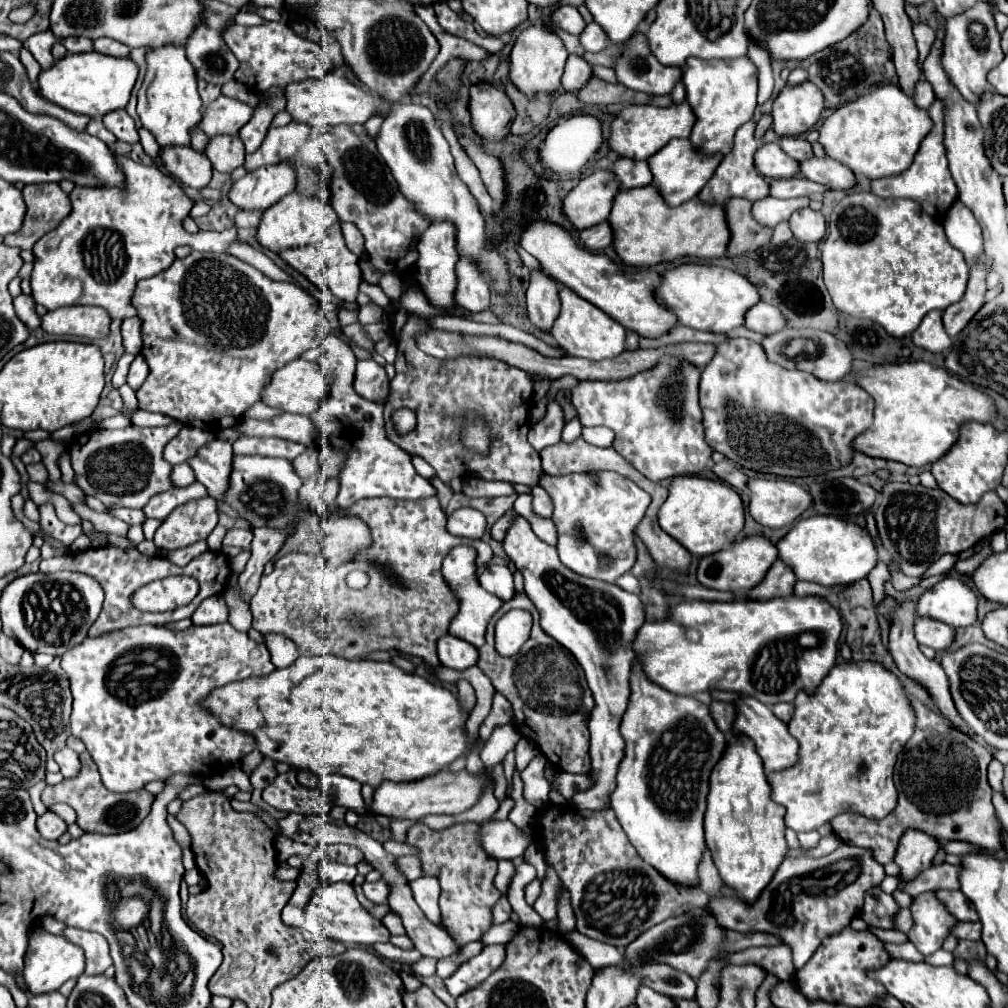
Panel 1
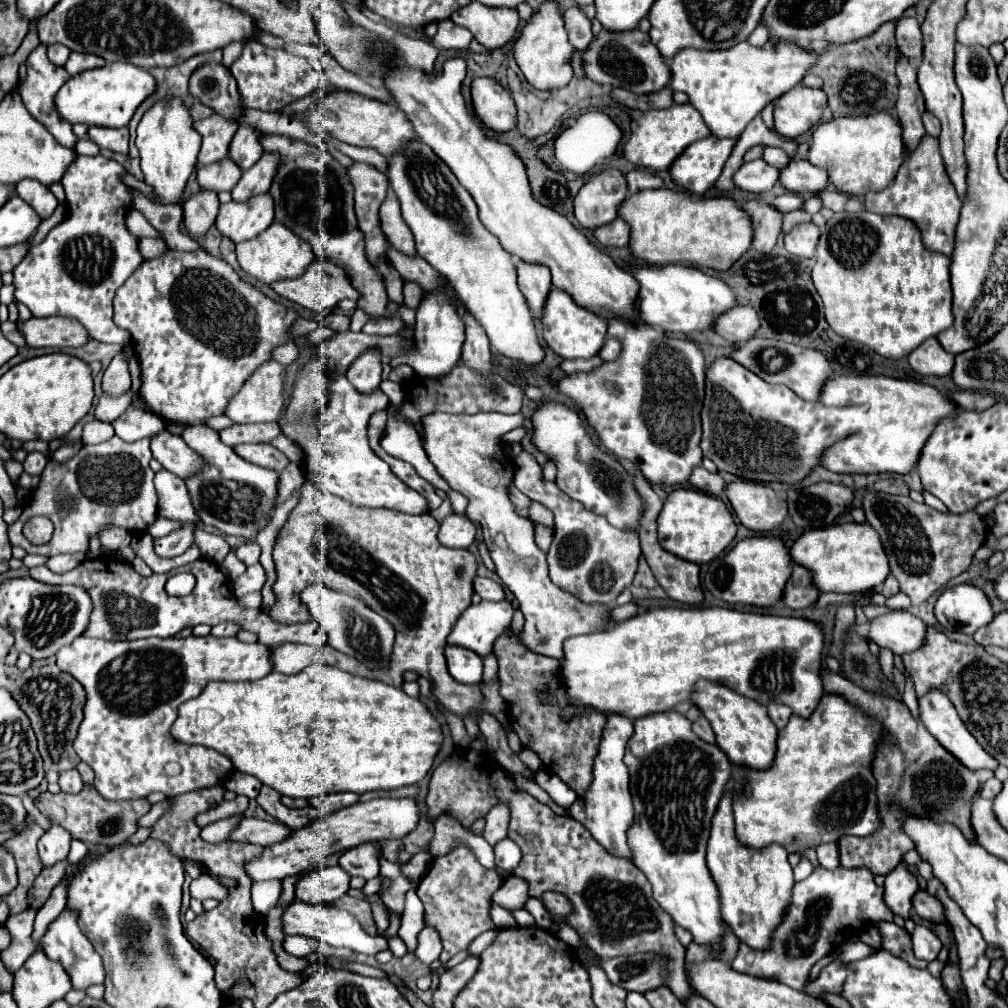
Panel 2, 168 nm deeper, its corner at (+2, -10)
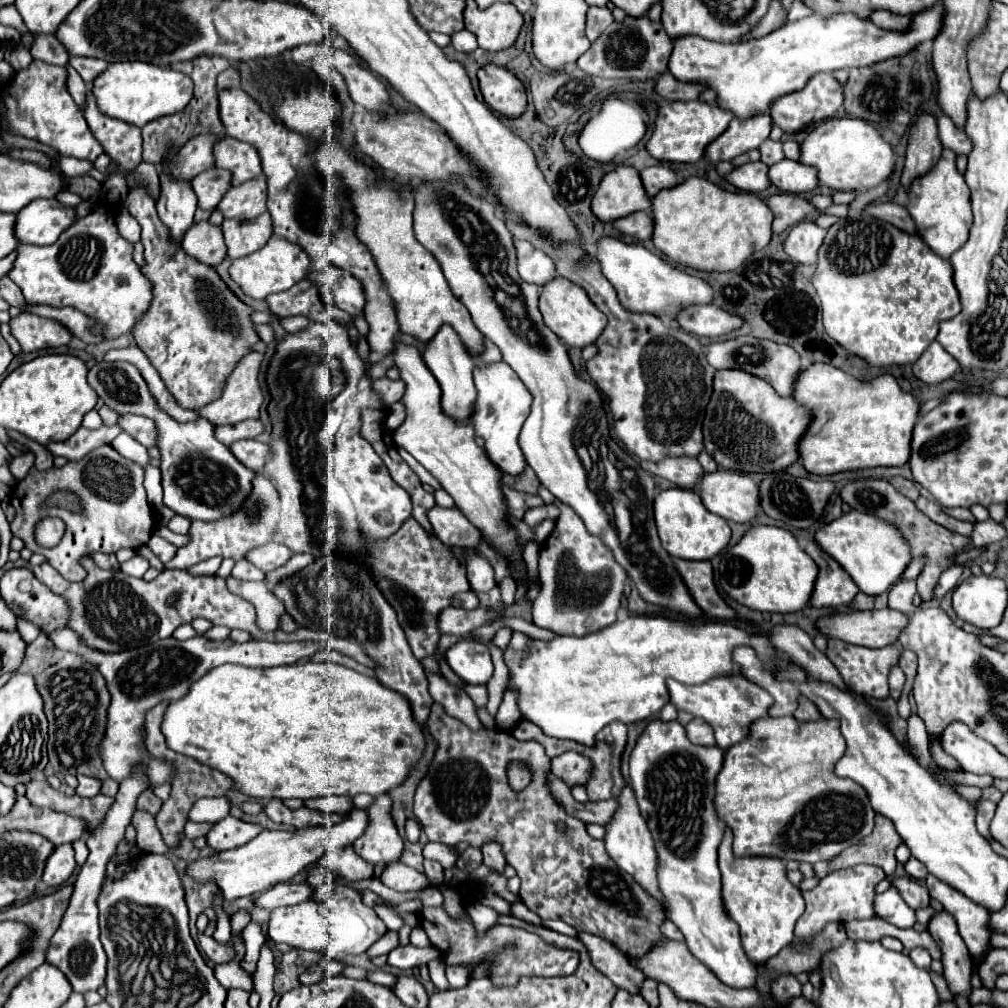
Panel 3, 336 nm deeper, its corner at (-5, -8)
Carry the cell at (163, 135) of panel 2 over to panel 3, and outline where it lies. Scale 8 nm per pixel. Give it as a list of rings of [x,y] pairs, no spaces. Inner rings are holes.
[[[161,175],[161,197],[157,201],[157,213],[161,223],[169,229],[169,239],[181,245],[185,231],[193,225],[195,195],[191,195],[191,183],[175,183]]]

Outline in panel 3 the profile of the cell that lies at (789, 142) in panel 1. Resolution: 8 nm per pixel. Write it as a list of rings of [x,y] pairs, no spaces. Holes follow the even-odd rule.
[[[767,139],[759,145],[759,151],[761,151],[761,161],[765,165],[773,165],[777,161],[783,159],[783,149],[781,149],[781,141],[773,141],[773,139]]]

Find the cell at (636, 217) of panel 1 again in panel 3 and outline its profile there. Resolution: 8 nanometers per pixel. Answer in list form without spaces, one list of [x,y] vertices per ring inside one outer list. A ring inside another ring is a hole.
[[[689,177],[687,181],[661,191],[653,201],[655,231],[653,243],[671,261],[699,271],[733,271],[751,253],[761,251],[773,237],[773,211],[755,193],[731,193],[715,183]]]

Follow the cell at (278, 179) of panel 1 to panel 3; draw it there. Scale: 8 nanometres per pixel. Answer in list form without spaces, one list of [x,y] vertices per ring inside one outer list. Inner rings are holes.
[[[263,213],[259,215],[259,219],[251,223],[235,223],[235,219],[225,219],[223,235],[225,235],[225,245],[227,245],[227,255],[231,259],[251,255],[253,251],[261,249],[273,235],[271,217]]]

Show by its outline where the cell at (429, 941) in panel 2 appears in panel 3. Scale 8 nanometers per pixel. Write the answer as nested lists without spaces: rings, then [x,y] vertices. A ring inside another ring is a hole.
[[[435,959],[429,963],[429,973],[431,973],[431,981],[439,991],[449,991],[449,981],[445,977],[445,963],[441,959]]]

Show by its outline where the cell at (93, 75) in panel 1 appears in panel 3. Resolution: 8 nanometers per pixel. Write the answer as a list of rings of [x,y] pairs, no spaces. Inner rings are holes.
[[[121,61],[109,63],[107,71],[95,79],[93,91],[95,99],[99,99],[99,109],[105,115],[143,127],[153,119],[181,111],[193,97],[193,81],[173,69],[163,69],[143,61]]]

